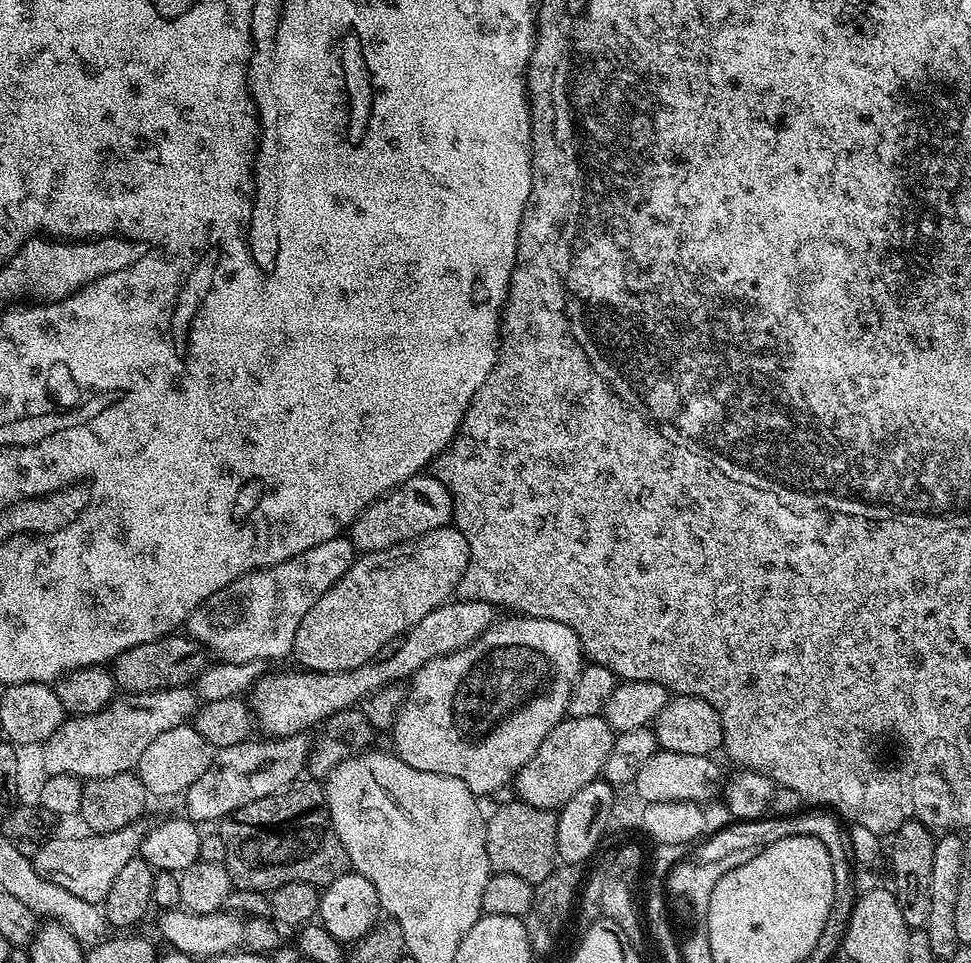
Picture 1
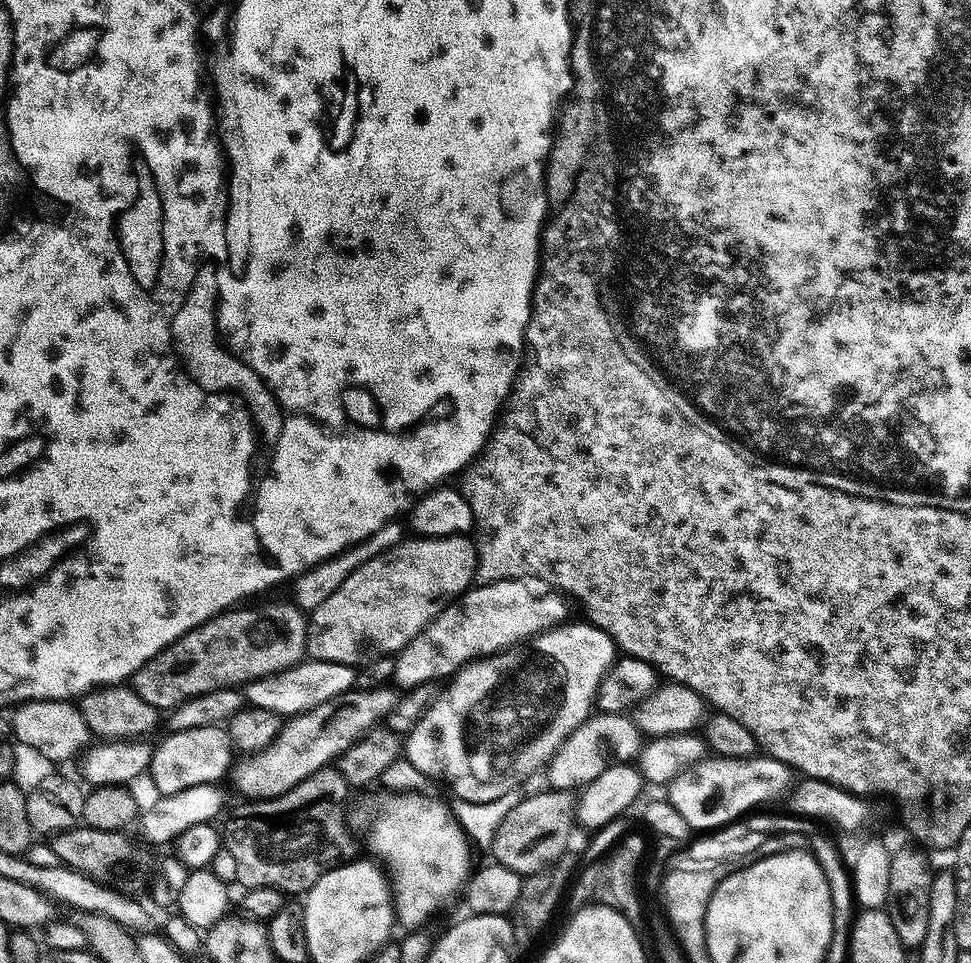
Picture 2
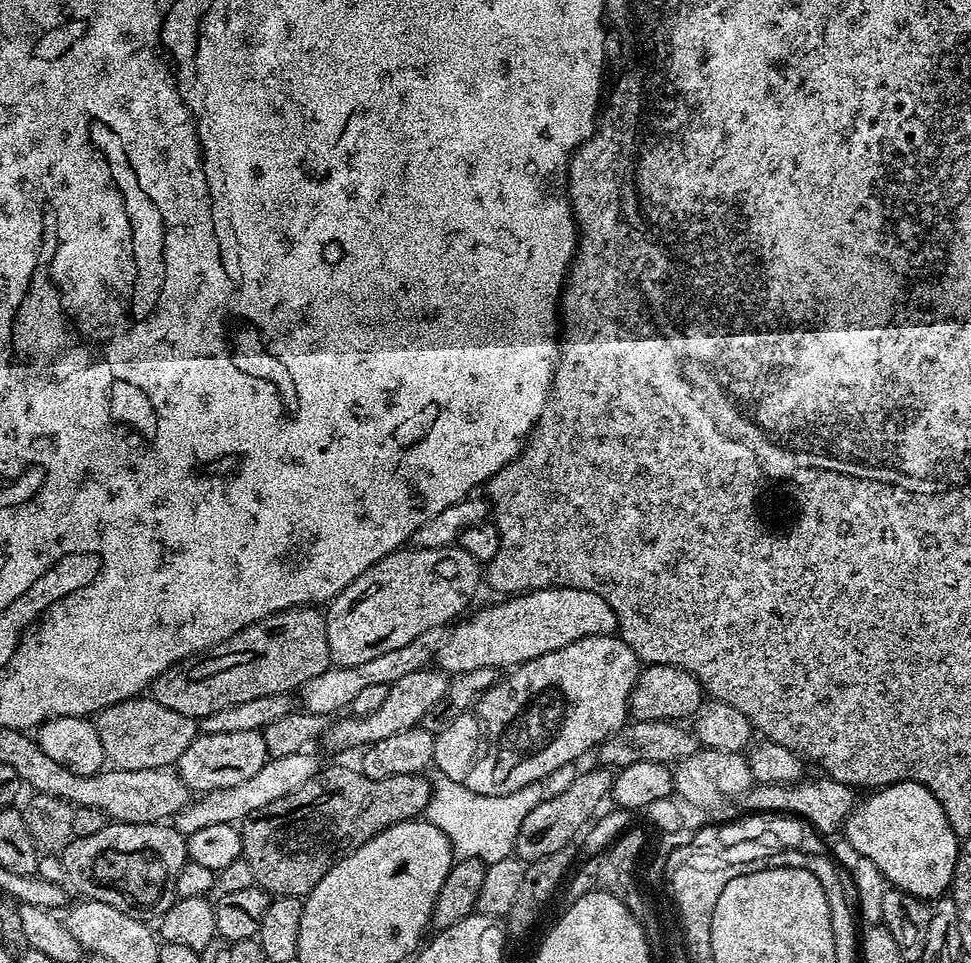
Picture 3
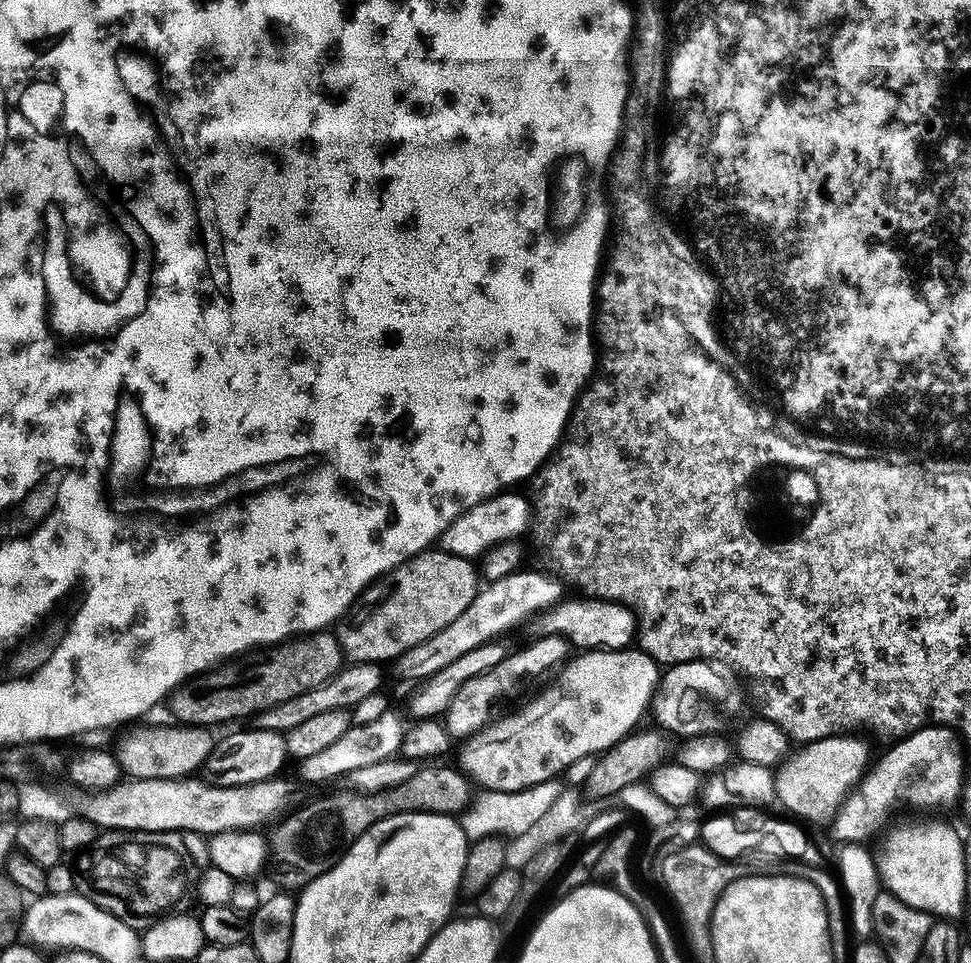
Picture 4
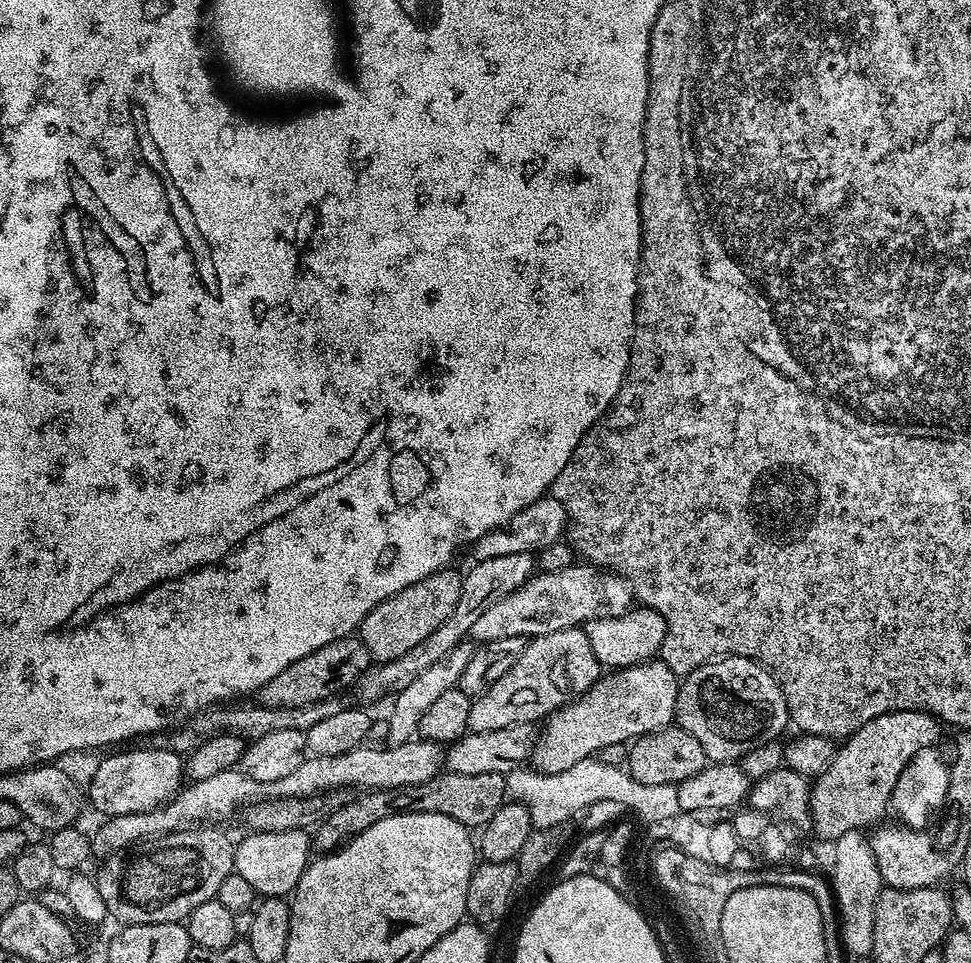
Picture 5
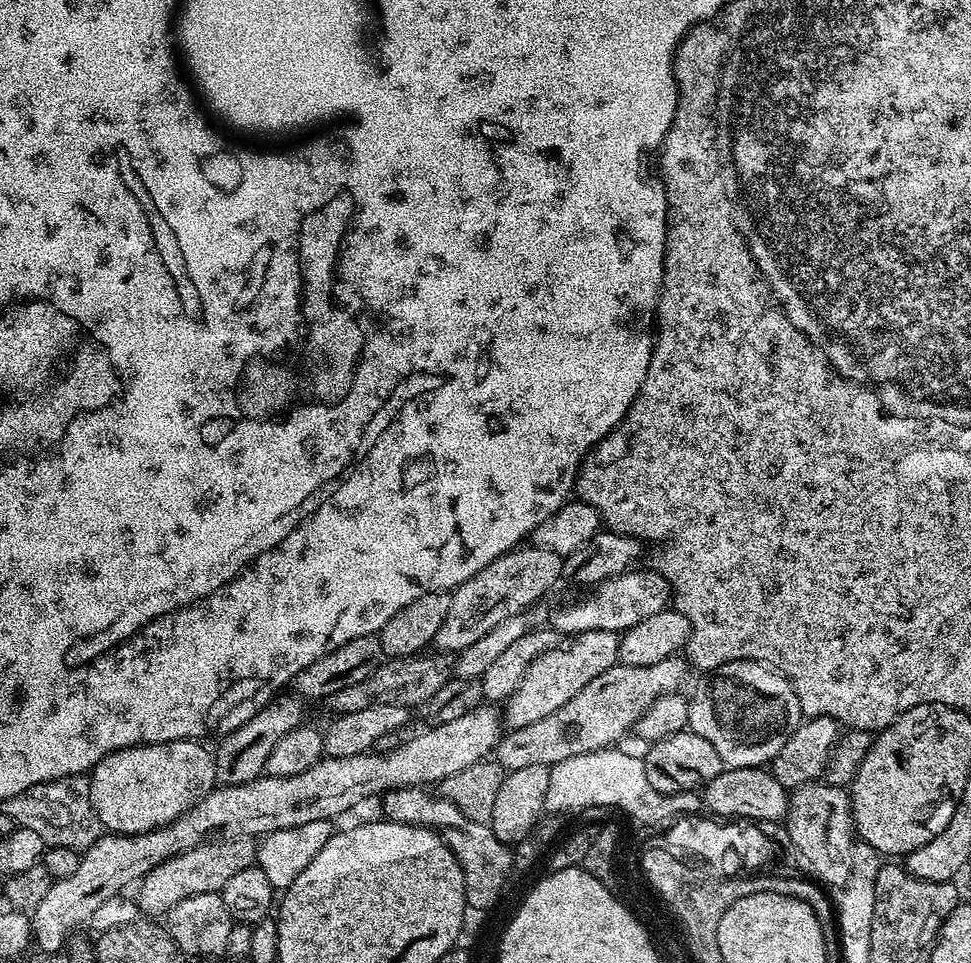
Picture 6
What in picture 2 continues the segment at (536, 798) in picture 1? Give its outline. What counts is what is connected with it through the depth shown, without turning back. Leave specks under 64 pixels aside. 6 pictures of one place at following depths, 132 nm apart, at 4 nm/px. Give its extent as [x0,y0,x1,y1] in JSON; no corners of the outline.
[546,712,642,791]

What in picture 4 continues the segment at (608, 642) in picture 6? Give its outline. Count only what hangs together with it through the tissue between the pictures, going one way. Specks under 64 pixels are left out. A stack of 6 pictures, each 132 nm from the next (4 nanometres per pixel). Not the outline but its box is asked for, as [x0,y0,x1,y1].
[443,634,570,742]

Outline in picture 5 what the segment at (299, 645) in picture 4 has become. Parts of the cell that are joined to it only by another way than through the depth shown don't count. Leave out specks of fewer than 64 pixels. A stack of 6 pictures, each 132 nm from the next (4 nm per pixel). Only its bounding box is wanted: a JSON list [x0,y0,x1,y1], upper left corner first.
[258,635,373,707]

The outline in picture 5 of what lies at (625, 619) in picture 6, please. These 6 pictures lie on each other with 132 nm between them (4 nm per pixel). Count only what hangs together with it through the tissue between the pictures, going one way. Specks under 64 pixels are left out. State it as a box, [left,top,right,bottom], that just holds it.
[471,562,634,644]

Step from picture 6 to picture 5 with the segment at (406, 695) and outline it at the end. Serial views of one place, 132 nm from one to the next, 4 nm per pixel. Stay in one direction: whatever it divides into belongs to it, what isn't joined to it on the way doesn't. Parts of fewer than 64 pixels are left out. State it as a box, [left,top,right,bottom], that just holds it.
[154,697,343,754]

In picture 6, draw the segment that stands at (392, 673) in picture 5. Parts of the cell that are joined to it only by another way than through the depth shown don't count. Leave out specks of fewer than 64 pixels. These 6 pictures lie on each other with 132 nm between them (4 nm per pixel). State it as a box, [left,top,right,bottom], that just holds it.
[434,546,564,654]

